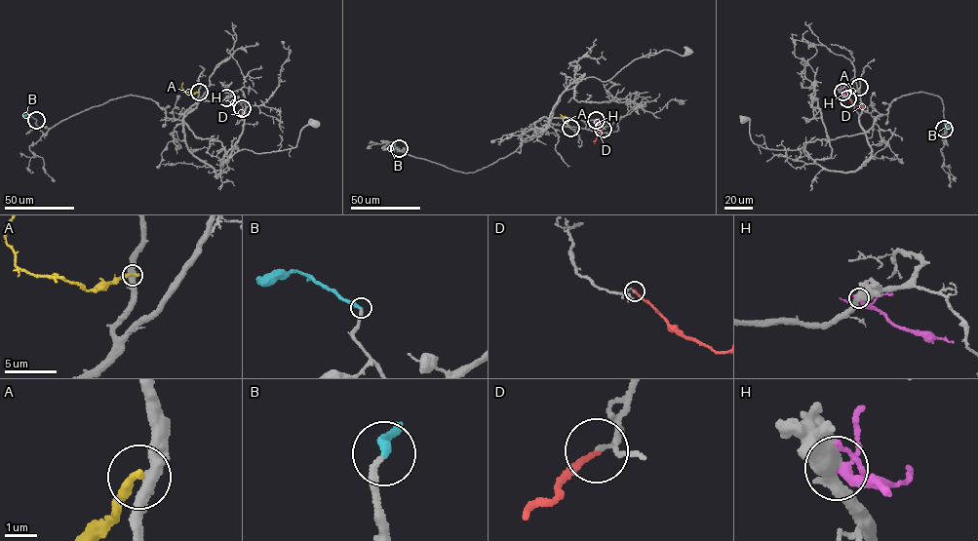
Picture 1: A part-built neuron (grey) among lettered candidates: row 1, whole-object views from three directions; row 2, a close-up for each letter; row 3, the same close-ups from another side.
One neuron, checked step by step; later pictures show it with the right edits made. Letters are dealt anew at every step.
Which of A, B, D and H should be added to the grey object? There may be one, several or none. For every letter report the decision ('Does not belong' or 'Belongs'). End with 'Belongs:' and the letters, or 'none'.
A: Does not belong
B: Belongs
D: Does not belong
H: Does not belong
Belongs: B

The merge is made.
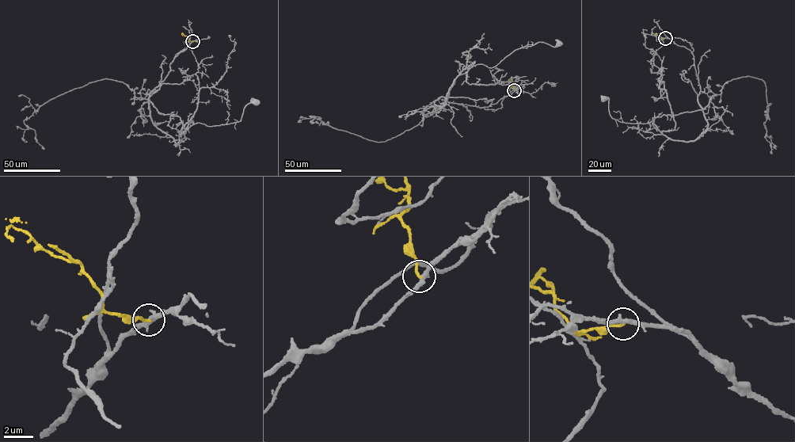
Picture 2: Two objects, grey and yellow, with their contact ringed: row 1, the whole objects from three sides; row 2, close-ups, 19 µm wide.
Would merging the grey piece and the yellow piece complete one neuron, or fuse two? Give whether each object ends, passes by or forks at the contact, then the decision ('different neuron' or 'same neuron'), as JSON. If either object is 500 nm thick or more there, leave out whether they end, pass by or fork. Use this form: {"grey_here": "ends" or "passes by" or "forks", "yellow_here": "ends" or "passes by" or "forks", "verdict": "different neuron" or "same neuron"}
{"grey_here": "passes by", "yellow_here": "ends", "verdict": "different neuron"}

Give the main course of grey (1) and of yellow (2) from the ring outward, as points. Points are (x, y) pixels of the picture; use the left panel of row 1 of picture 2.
1: (193, 41), (149, 98), (153, 123), (175, 146), (195, 123), (240, 121), (244, 108), (256, 100)
2: (193, 41), (182, 35)

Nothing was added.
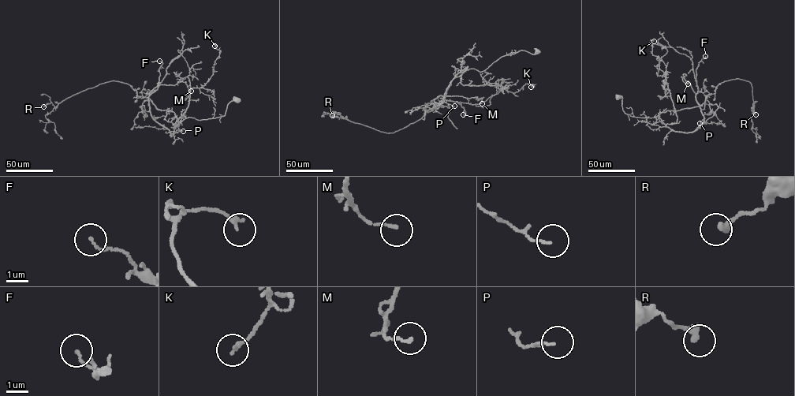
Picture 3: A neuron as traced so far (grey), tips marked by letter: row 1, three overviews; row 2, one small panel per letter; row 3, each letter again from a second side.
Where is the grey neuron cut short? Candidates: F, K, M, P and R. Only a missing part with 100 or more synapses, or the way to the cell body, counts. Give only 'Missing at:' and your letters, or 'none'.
Missing at: none

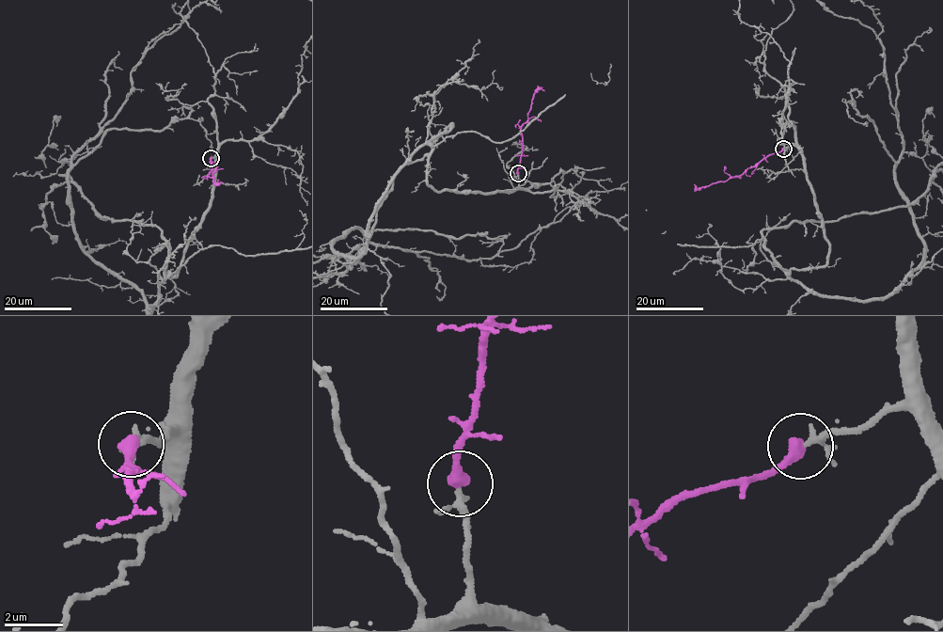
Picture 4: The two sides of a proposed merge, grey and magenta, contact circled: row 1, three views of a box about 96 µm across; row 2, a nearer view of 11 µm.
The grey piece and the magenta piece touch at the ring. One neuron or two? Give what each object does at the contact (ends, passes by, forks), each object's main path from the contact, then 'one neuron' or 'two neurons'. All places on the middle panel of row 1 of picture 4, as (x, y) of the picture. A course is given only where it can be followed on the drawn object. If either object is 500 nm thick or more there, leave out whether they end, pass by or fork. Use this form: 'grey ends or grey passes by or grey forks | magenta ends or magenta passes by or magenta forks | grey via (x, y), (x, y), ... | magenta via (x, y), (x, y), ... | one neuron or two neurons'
grey passes by | magenta ends | magenta via (518, 173), (523, 143), (520, 129), (527, 118), (533, 95), (540, 89), (543, 90) | one neuron

